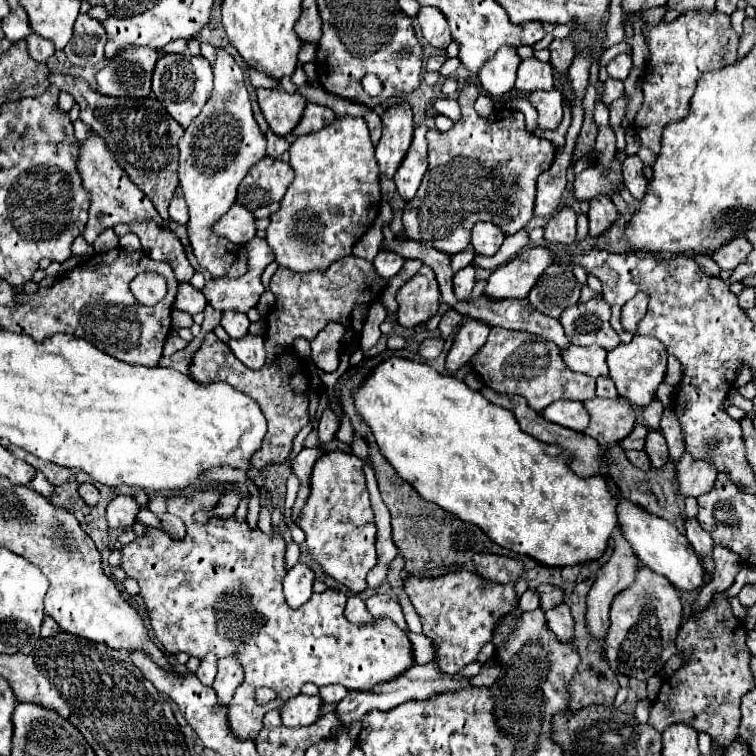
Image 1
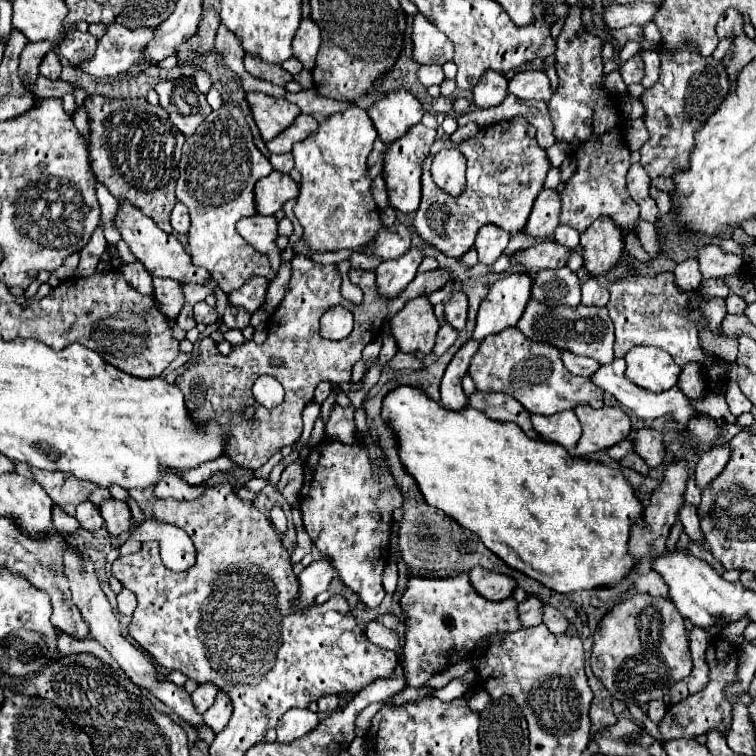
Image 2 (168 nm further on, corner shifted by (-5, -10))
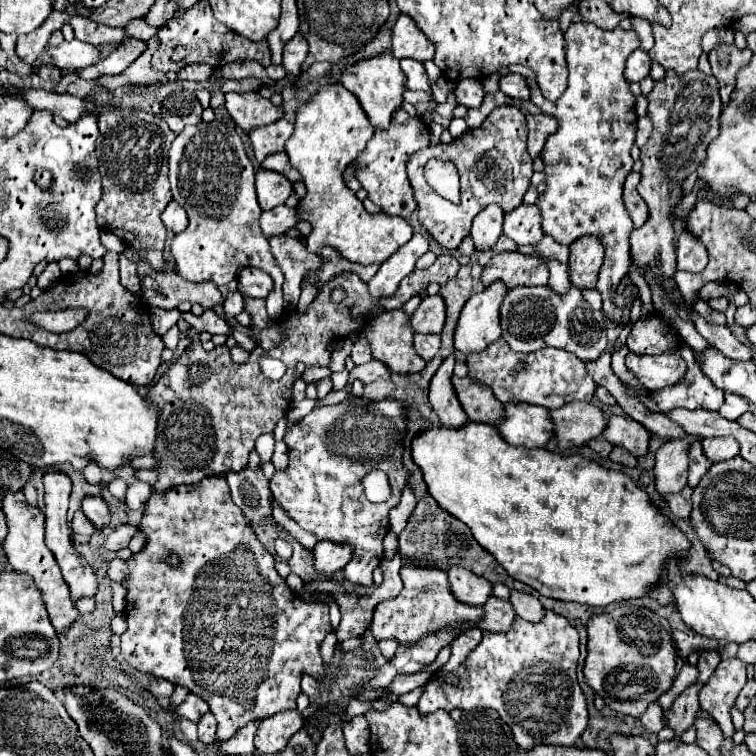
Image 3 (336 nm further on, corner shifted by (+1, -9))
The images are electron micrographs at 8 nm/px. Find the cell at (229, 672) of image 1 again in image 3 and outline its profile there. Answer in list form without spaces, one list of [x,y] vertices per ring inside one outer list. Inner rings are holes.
[[[209,711],[199,721],[199,741],[213,743],[215,741],[215,729],[217,729],[217,721],[215,721],[215,717]]]

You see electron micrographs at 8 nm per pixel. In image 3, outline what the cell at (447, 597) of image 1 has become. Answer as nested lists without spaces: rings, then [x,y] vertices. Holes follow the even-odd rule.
[[[403,565],[401,579],[403,579],[403,591],[399,593],[399,597],[395,597],[391,601],[383,601],[381,605],[377,605],[377,609],[373,613],[371,631],[377,641],[395,637],[395,639],[399,639],[401,645],[415,645],[417,641],[421,641],[421,637],[427,637],[429,633],[437,633],[441,629],[461,627],[461,625],[475,627],[481,621],[483,607],[463,605],[461,601],[455,601],[451,589],[449,589],[445,571]]]

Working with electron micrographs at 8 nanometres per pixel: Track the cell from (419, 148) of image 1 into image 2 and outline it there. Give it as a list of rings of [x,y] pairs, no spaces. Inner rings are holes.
[[[417,124],[417,126],[411,126],[411,130],[407,130],[407,134],[403,134],[403,138],[397,138],[395,142],[391,142],[391,144],[397,144],[391,152],[387,146],[387,154],[383,158],[383,180],[385,180],[387,194],[389,194],[389,204],[395,210],[409,214],[409,212],[415,212],[419,208],[421,164],[423,164],[423,158],[429,154],[433,138],[435,138],[435,130],[431,130],[423,124]]]

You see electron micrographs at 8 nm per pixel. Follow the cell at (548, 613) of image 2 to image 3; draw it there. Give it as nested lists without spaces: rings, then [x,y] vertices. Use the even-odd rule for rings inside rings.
[[[511,591],[511,599],[509,599],[515,607],[515,613],[531,623],[541,621],[541,617],[545,617],[545,607],[541,605],[541,601],[533,595],[527,593],[519,593],[519,591]]]

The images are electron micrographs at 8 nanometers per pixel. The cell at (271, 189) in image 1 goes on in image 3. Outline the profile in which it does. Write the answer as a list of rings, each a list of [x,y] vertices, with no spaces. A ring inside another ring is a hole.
[[[265,169],[257,171],[255,187],[257,187],[259,207],[263,211],[273,209],[277,205],[283,205],[293,191],[293,185],[287,181],[285,175],[275,173],[275,171],[265,171]]]

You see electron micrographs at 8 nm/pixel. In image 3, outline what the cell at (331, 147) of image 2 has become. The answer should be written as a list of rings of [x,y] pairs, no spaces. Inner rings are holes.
[[[327,85],[303,107],[297,109],[295,131],[287,141],[287,155],[291,165],[301,173],[307,195],[297,205],[297,217],[313,225],[307,237],[307,249],[319,253],[323,247],[333,247],[341,257],[359,265],[383,263],[401,245],[413,237],[411,225],[387,213],[367,213],[357,195],[345,185],[343,171],[353,163],[373,137],[373,127],[353,93],[343,85]]]

